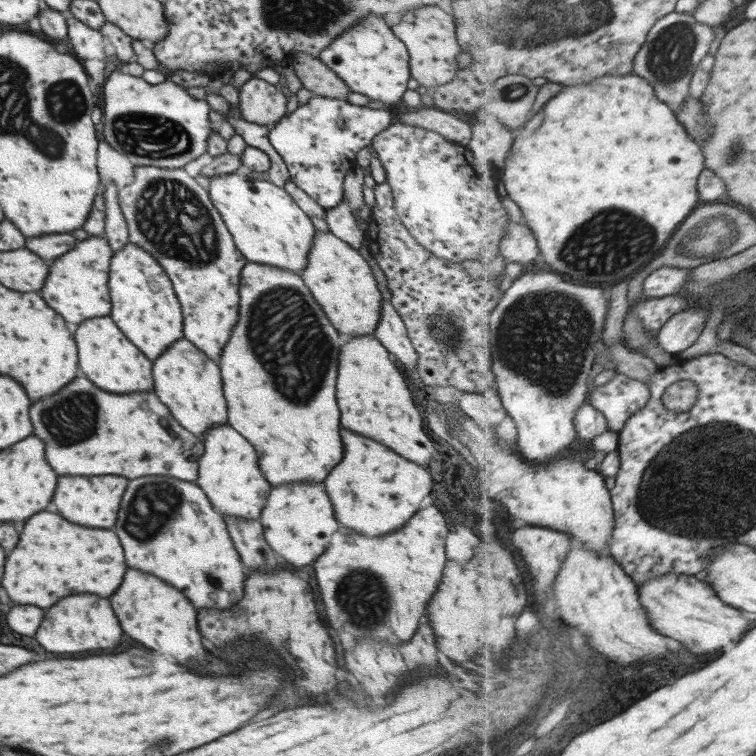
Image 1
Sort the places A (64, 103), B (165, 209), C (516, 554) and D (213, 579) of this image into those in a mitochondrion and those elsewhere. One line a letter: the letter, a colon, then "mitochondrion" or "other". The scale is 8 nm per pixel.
A: mitochondrion
B: mitochondrion
C: other
D: mitochondrion

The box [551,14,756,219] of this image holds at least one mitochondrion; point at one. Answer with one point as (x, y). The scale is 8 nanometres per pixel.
(667, 58)

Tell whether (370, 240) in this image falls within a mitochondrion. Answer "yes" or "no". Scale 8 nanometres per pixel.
no

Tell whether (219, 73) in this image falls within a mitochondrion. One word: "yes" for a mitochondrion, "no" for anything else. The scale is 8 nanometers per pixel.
no

